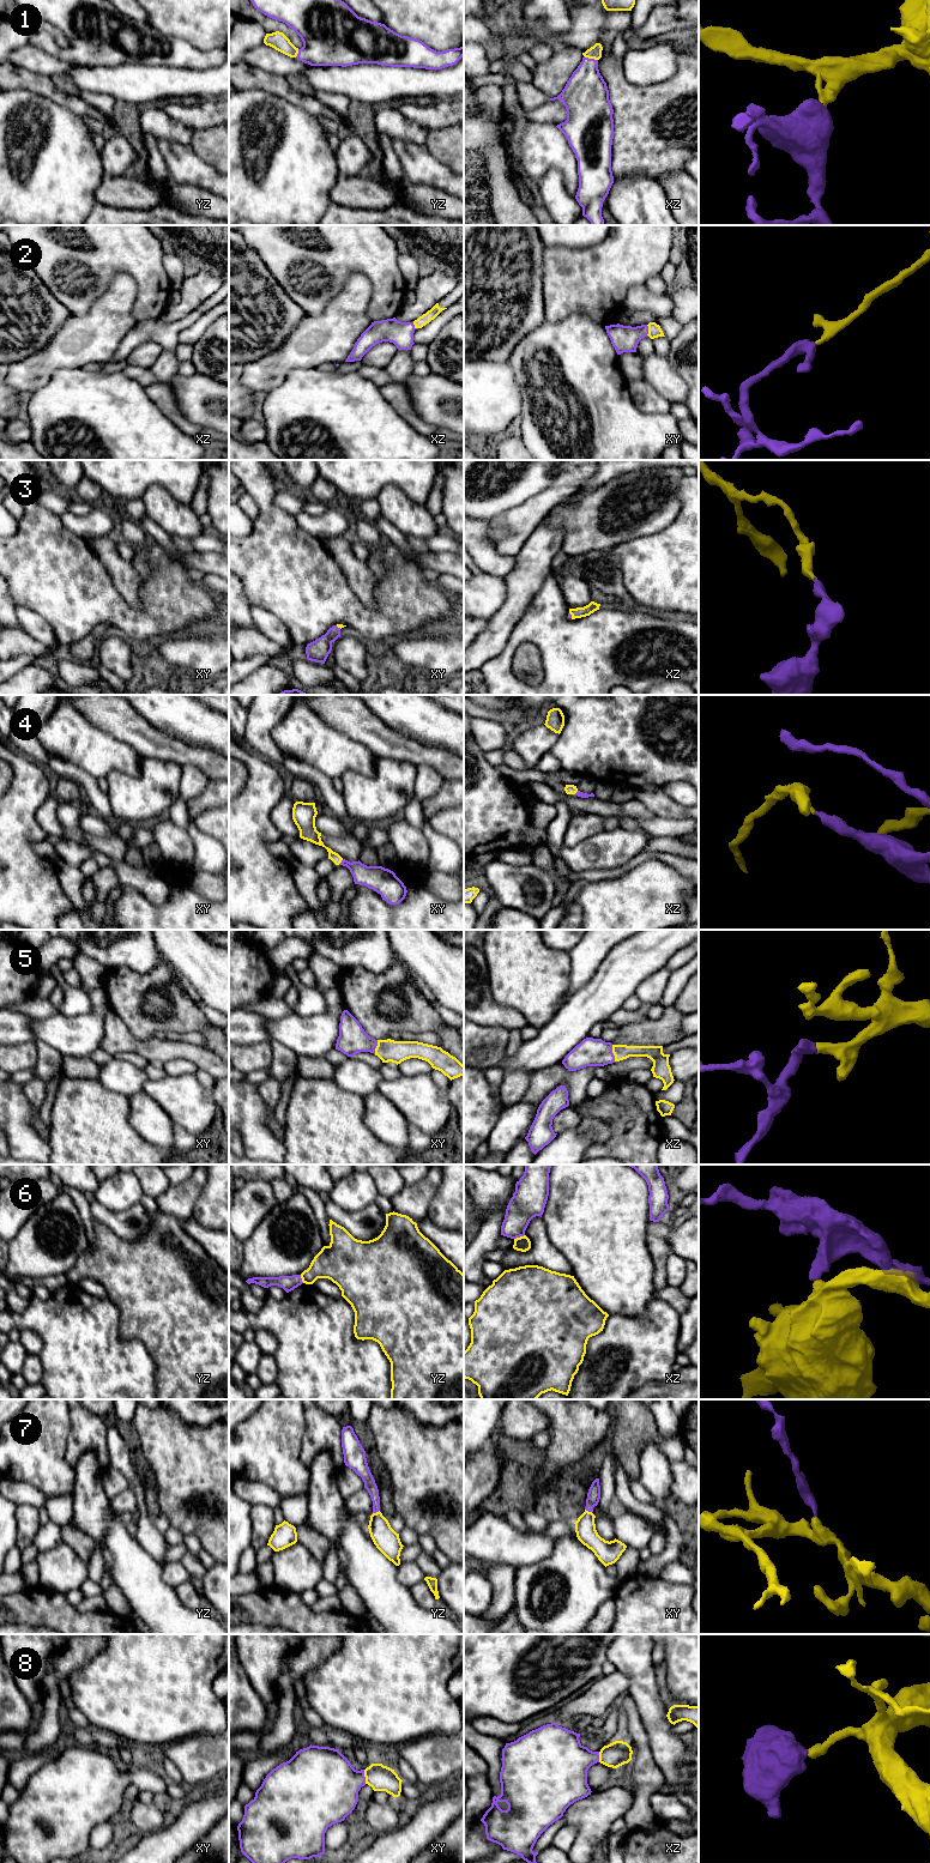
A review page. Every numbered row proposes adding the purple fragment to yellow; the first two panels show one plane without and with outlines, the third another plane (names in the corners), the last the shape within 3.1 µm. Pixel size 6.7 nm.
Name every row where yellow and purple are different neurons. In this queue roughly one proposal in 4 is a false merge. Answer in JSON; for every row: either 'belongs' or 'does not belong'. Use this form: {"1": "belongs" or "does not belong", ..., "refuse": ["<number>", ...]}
{"1": "belongs", "2": "belongs", "3": "belongs", "4": "belongs", "5": "belongs", "6": "does not belong", "7": "belongs", "8": "belongs", "refuse": ["6"]}

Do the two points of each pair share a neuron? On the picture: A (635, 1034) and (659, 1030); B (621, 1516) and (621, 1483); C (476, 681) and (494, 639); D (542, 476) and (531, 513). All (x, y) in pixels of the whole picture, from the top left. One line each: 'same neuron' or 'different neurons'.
A: same neuron
B: different neurons
C: different neurons
D: different neurons

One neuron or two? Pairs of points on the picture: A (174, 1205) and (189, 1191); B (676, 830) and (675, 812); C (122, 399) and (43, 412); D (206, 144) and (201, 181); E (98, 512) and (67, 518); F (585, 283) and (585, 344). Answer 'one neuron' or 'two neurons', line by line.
A: one neuron
B: two neurons
C: one neuron
D: two neurons
E: one neuron
F: two neurons

